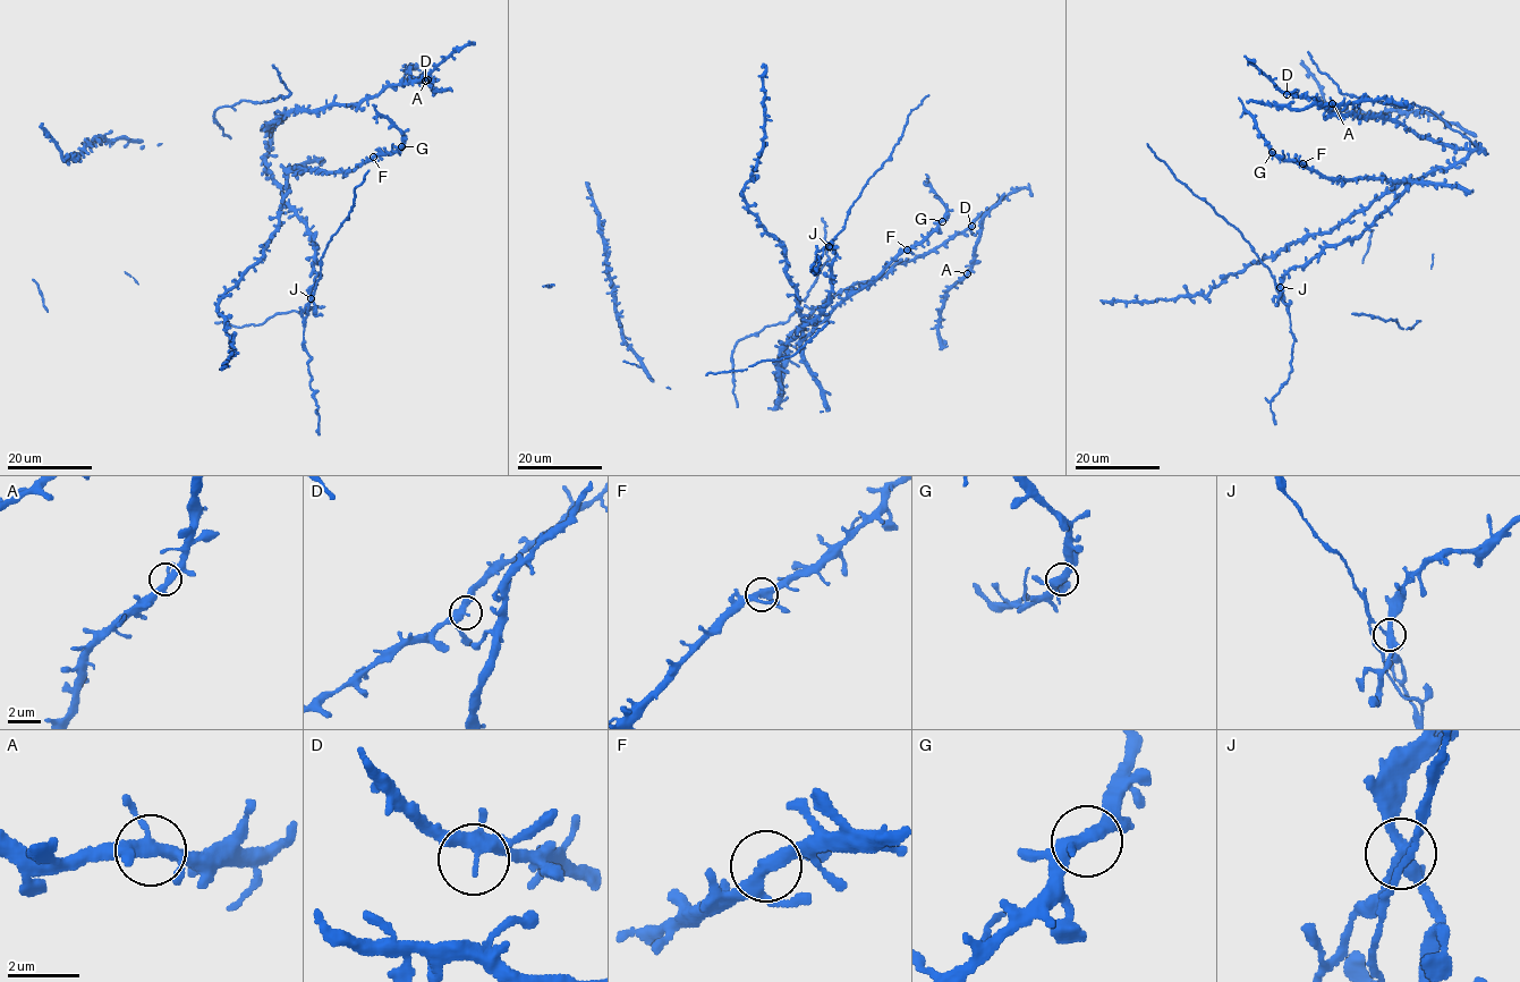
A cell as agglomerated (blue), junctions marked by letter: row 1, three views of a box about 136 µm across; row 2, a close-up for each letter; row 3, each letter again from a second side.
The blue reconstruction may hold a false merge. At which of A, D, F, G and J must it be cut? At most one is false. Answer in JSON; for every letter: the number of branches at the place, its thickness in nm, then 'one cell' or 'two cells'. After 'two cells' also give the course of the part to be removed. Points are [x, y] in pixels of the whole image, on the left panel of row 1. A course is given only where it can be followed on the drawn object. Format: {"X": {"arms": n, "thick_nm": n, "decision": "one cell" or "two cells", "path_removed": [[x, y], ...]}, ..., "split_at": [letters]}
{"A": {"arms": 4, "thick_nm": 320, "decision": "one cell"}, "D": {"arms": 4, "thick_nm": 280, "decision": "one cell"}, "F": {"arms": 4, "thick_nm": 320, "decision": "one cell"}, "G": {"arms": 4, "thick_nm": 320, "decision": "one cell"}, "J": {"arms": 4, "thick_nm": 300, "decision": "two cells", "path_removed": [[311, 298], [321, 278], [320, 262], [324, 251], [354, 206], [354, 189], [368, 170]]}, "split_at": ["J"]}

